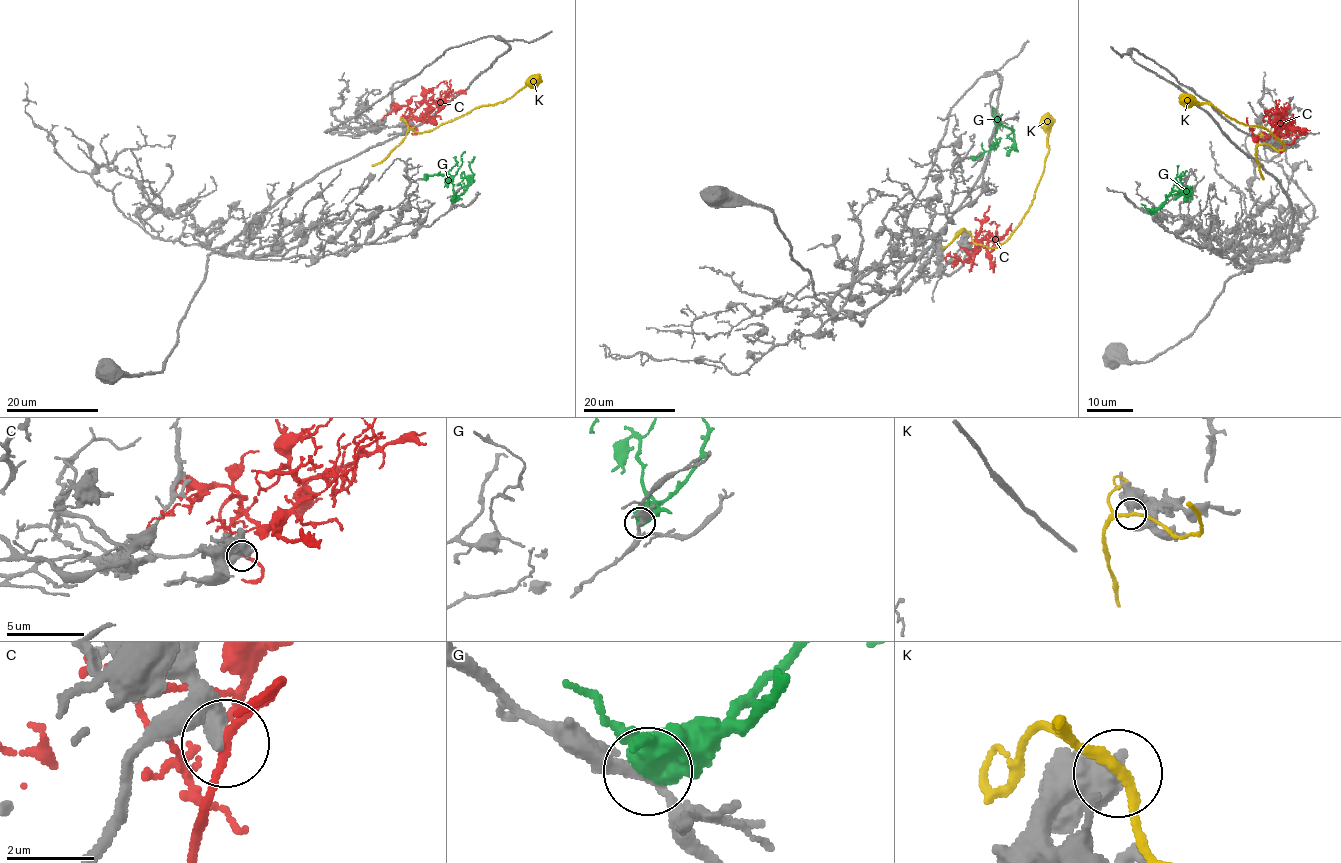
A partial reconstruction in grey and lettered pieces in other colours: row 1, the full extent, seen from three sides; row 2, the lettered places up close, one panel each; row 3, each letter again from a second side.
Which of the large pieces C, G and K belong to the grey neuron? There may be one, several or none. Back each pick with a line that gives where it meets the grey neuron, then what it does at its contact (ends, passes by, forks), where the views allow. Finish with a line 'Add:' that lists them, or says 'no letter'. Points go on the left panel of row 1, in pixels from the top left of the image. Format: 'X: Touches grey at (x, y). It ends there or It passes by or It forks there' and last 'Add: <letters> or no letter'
Add: no letter

